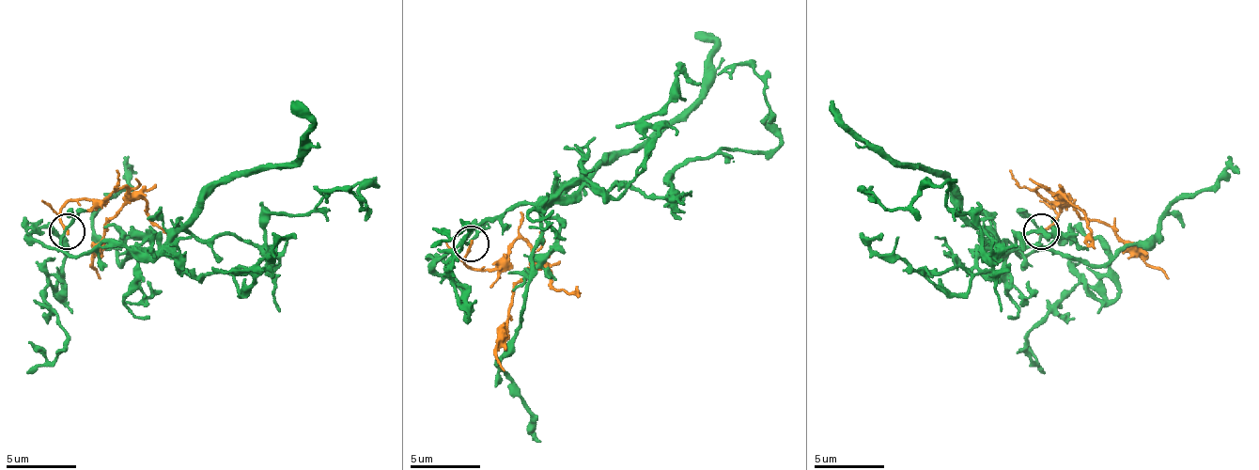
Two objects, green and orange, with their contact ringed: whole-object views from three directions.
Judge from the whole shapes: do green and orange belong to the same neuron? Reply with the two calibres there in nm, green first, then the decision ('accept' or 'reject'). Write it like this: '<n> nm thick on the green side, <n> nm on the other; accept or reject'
160 nm thick on the green side, 200 nm on the other; reject

